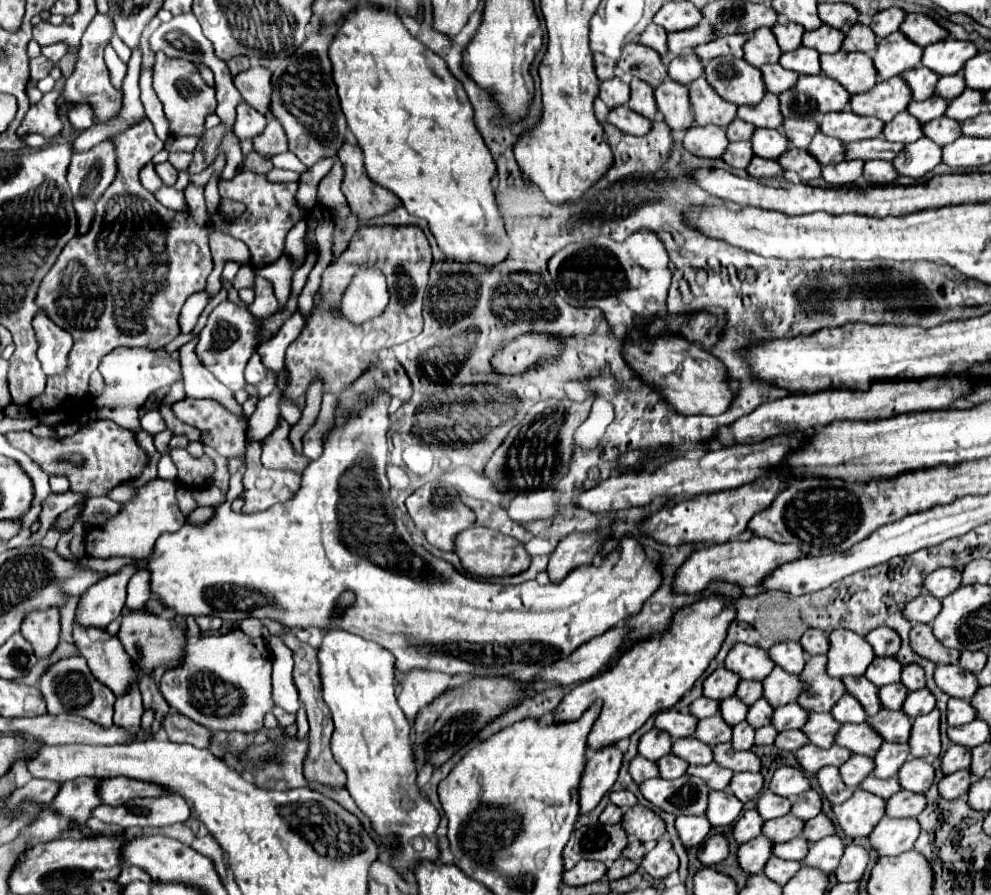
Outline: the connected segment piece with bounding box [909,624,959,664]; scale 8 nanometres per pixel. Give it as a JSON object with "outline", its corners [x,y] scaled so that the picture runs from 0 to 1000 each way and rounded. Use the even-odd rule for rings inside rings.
{"outline":[[[923,697],[917,706],[917,713],[919,713],[919,724],[927,733],[943,742],[966,742],[968,740],[968,728],[952,724],[952,720],[943,715],[943,708],[939,706],[937,697]]]}

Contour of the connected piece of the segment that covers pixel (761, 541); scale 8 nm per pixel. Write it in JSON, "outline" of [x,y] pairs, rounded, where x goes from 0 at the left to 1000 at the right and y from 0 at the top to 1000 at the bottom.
{"outline":[[[760,601],[758,606],[746,606],[746,603],[736,603],[730,608],[721,608],[715,612],[703,612],[697,623],[685,635],[683,648],[681,648],[681,659],[683,661],[707,661],[717,648],[732,648],[732,650],[742,650],[752,657],[764,657],[766,648],[774,644],[774,639],[780,639],[786,635],[786,630],[794,630],[798,626],[806,626],[812,619],[802,612],[802,608],[782,608],[780,603],[774,601]]]}

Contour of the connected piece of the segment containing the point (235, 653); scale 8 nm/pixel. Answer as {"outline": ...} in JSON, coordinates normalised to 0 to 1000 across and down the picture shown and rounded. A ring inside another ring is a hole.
{"outline":[[[233,704],[225,711],[209,711],[199,715],[197,720],[187,722],[185,744],[171,749],[162,758],[162,773],[169,787],[181,793],[185,800],[195,807],[219,818],[259,818],[265,813],[265,802],[269,796],[277,791],[273,780],[273,733],[263,713],[255,715],[245,704]]]}

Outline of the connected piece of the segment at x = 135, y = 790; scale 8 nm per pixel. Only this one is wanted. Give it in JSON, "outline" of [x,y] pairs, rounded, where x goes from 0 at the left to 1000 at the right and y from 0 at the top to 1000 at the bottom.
{"outline":[[[118,867],[116,872],[104,872],[102,874],[102,894],[104,898],[110,901],[120,901],[126,894],[140,892],[140,889],[164,889],[164,887],[175,887],[169,885],[166,880],[160,880],[158,876],[148,876],[142,872],[128,872],[126,867]]]}

